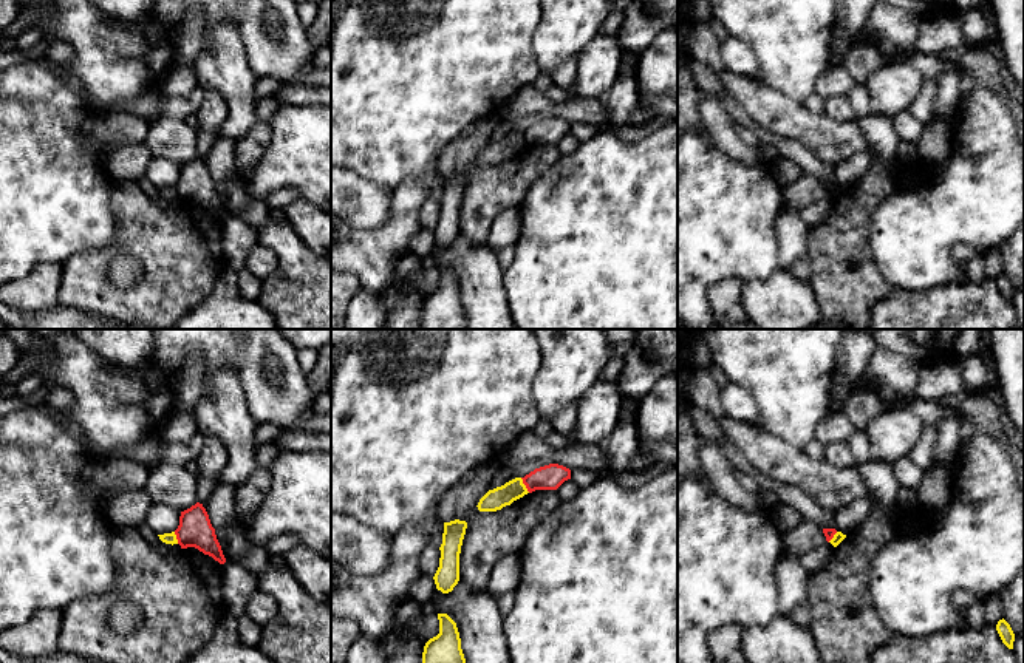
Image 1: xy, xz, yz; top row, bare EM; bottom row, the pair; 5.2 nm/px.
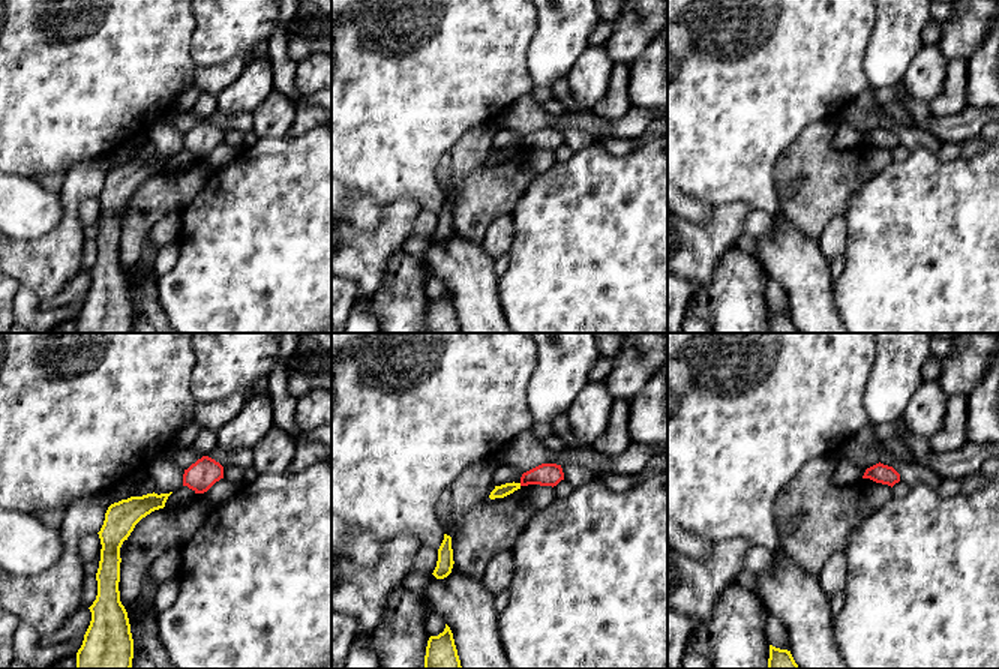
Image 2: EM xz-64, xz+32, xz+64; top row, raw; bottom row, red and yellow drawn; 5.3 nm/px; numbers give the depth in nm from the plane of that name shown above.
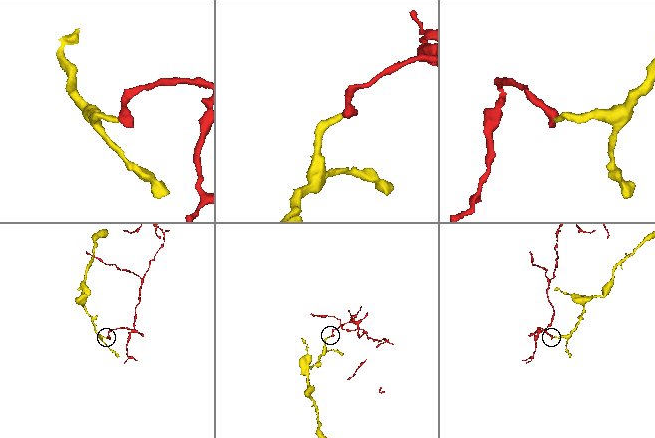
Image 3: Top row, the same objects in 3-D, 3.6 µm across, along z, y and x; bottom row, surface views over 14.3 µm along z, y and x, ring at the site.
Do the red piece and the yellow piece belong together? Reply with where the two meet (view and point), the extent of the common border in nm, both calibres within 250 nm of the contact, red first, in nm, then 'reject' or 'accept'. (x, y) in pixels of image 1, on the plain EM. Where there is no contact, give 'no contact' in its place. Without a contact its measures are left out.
xz (525, 138) | 90 nm | 130/110 nm | reject

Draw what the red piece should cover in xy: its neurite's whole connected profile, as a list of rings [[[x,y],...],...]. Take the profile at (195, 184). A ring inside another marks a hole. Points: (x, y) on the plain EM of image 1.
[[[196,156],[190,162],[181,165],[175,189],[181,202],[195,201],[220,218],[226,216],[215,182],[203,158]]]

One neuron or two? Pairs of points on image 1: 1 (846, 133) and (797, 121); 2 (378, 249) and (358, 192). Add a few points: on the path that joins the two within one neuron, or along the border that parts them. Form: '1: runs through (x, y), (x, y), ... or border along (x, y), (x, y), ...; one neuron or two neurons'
1: runs through (834, 133), (817, 133), (809, 129); one neuron
2: border along (392, 198), (389, 217), (379, 226), (347, 223); two neurons

